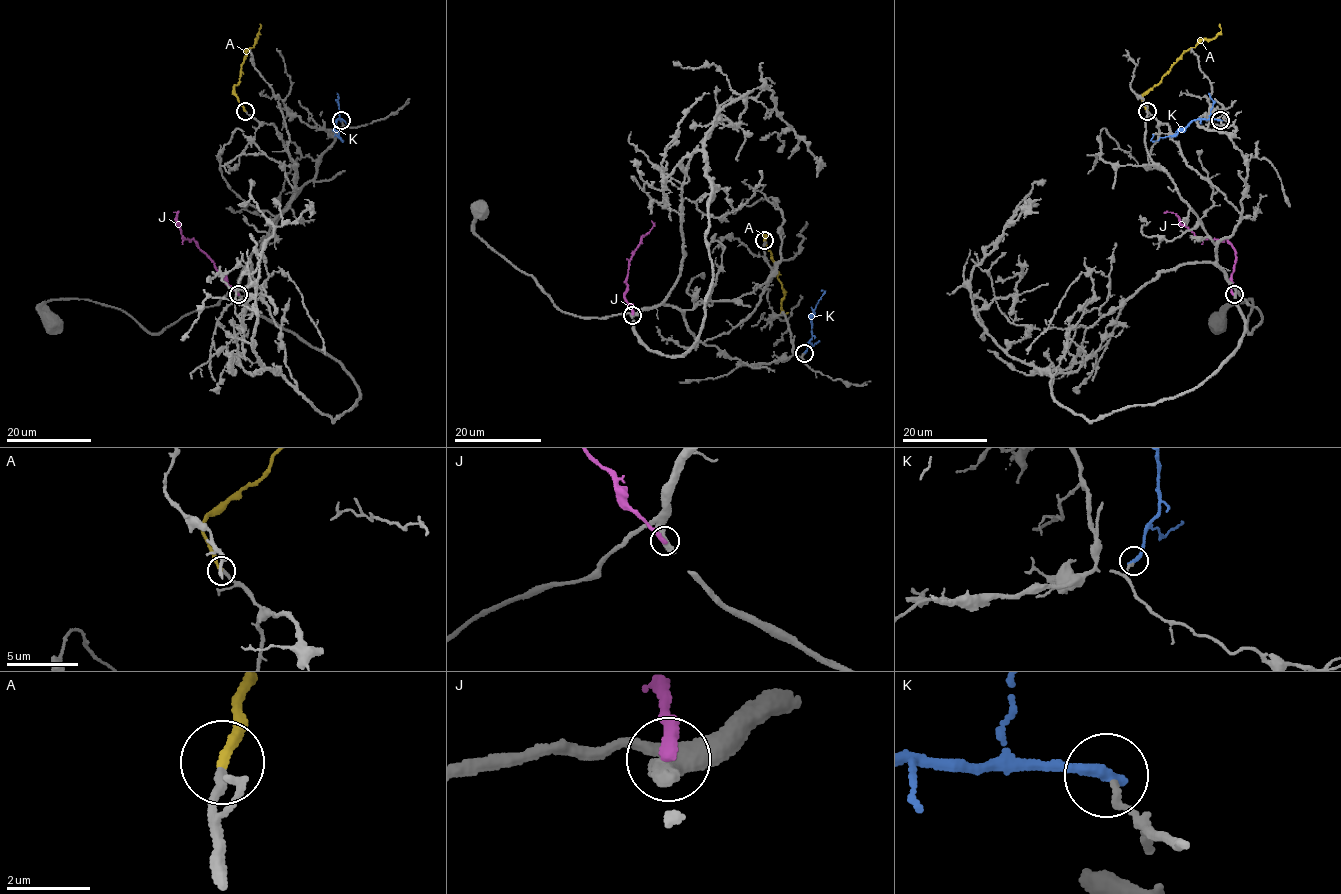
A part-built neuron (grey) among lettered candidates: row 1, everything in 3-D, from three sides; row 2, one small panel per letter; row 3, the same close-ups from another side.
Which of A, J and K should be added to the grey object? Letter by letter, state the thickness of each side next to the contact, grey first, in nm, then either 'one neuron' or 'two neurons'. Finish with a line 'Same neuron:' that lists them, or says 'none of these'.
A: 220 nm thick on the grey side, 220 nm on the other; one neuron
J: 550 nm thick on the grey side, 320 nm on the other; two neurons
K: 160 nm thick on the grey side, 300 nm on the other; two neurons
Same neuron: A

